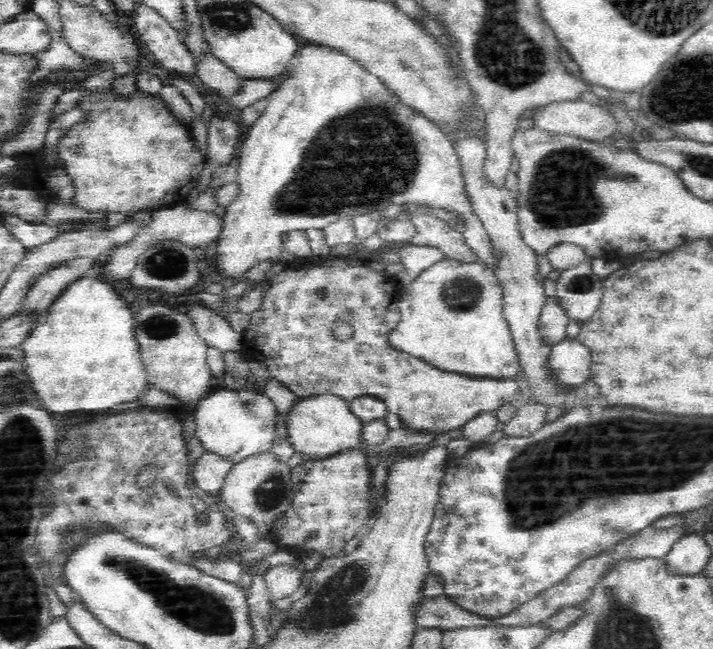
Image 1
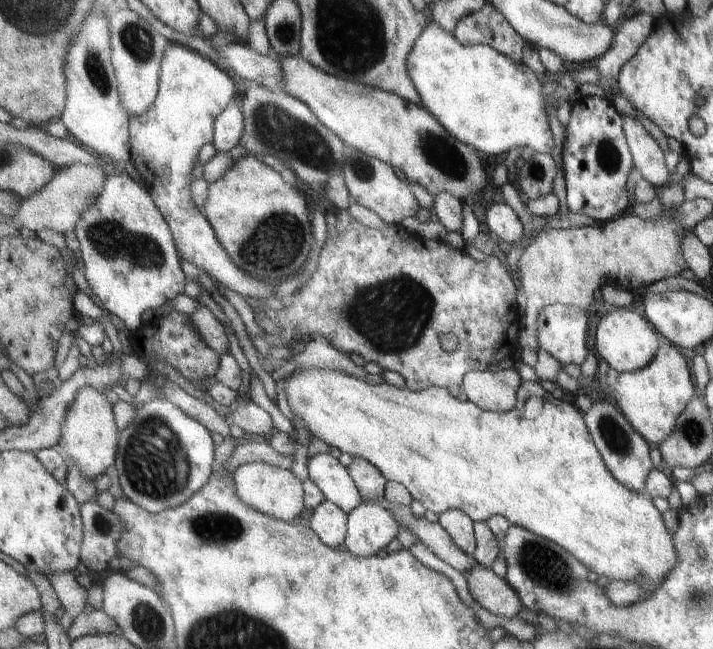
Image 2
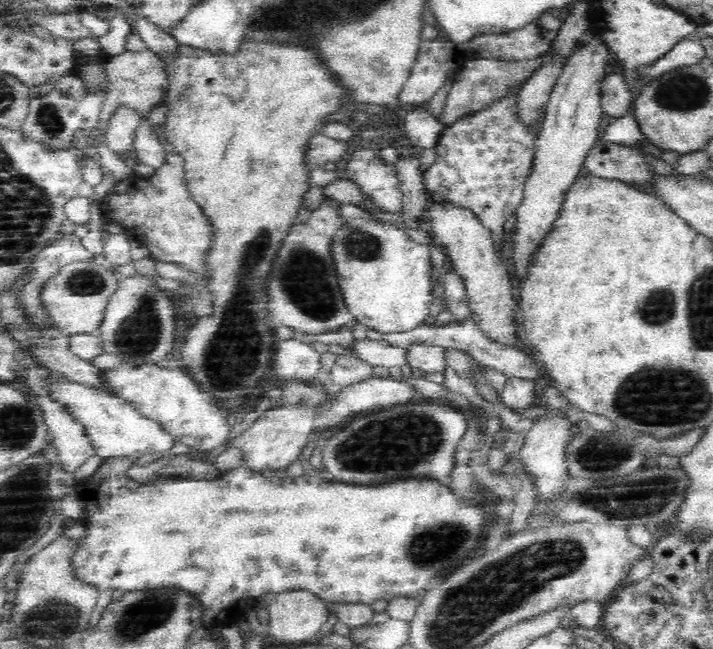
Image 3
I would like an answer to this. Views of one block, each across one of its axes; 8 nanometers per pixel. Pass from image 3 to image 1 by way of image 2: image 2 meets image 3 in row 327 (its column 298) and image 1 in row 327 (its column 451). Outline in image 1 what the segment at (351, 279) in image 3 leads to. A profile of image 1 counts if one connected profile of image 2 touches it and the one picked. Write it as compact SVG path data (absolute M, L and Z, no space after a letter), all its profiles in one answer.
M444 257L422 270L399 295L401 318L390 332L390 345L405 354L421 359L440 370L459 373L475 379L505 381L522 373L518 350L505 317L503 290L494 269L480 263L462 262Z

